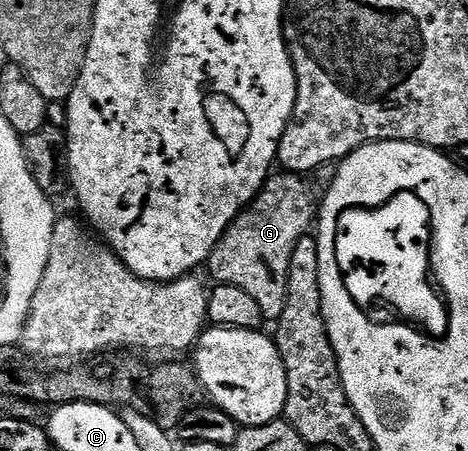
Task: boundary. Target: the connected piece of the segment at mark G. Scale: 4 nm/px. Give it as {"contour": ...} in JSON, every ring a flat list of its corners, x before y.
{"contour":[[285,170,279,173,267,179,258,197,237,216,208,261,208,269,218,284,240,286,258,303,270,322,278,321,280,314,284,314,292,250,315,227,320,207,319,193,314,193,315,185,310,185,305,175]]}

